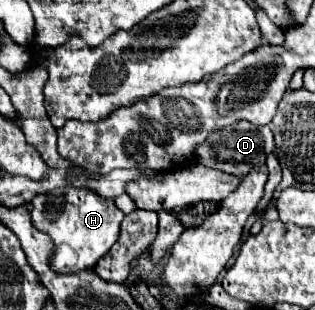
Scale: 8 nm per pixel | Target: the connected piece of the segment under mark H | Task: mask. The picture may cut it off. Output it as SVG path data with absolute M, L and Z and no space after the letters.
M73 167L67 175L69 185L49 193L41 193L31 201L33 225L53 237L55 251L51 257L51 267L57 273L77 273L83 269L93 269L97 259L101 259L117 241L119 225L125 217L125 213L115 207L115 199L103 199L89 187L75 187L73 179L77 179L79 175L89 177L93 173L83 171L81 167Z

